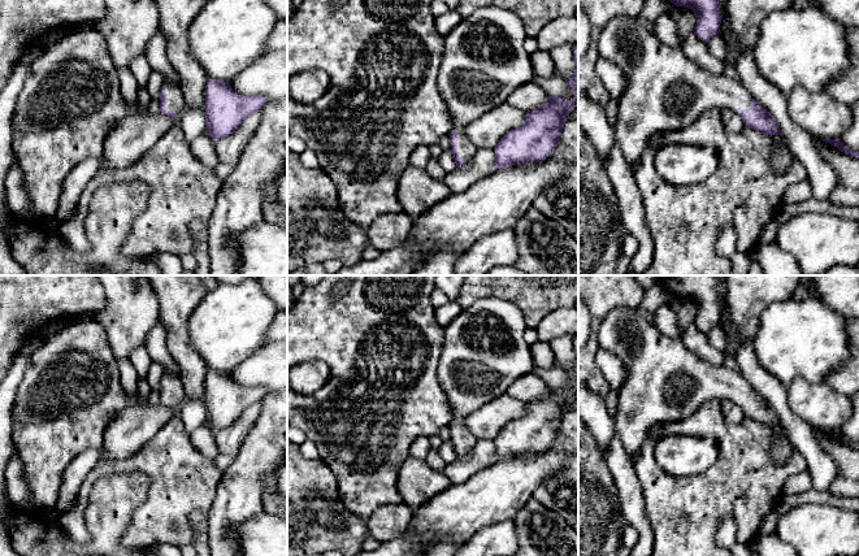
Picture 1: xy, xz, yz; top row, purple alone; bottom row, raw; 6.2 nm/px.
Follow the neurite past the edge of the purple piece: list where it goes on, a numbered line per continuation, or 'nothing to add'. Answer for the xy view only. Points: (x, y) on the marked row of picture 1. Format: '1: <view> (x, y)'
1: xy (174, 98)

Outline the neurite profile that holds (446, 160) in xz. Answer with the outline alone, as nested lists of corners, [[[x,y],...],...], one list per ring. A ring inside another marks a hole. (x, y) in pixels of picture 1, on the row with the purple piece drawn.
[[[451,149],[443,151],[442,155],[438,158],[441,166],[446,171],[446,174],[451,174],[456,169],[456,162],[454,160],[454,155]]]

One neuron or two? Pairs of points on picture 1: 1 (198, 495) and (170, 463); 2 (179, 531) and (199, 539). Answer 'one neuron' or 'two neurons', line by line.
1: one neuron
2: two neurons

